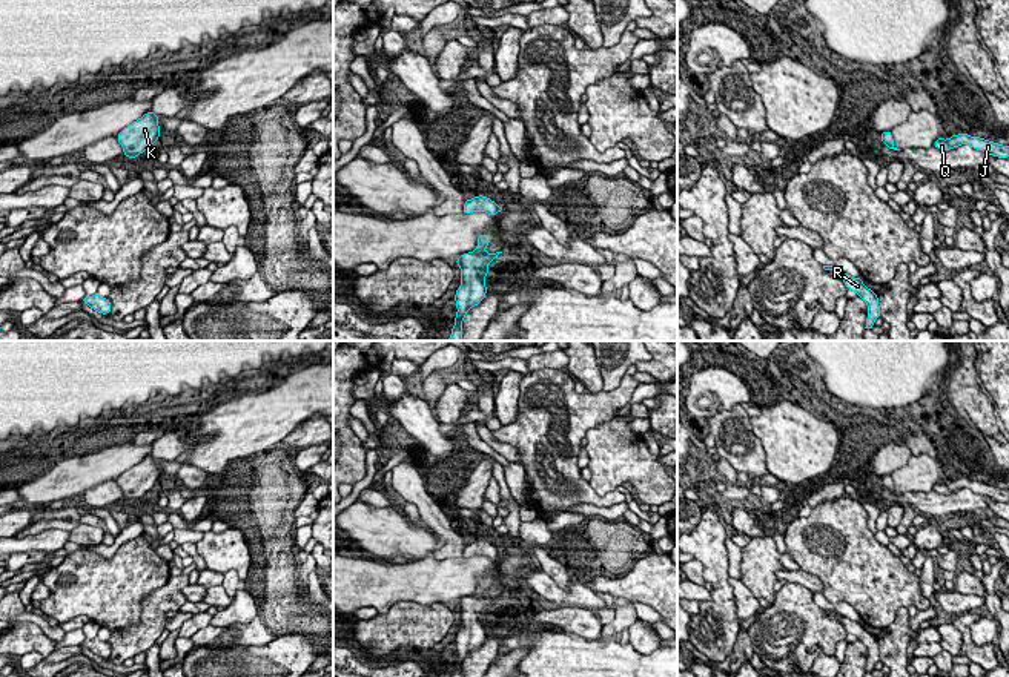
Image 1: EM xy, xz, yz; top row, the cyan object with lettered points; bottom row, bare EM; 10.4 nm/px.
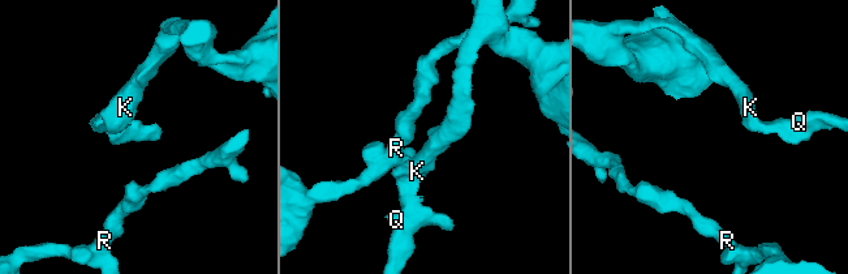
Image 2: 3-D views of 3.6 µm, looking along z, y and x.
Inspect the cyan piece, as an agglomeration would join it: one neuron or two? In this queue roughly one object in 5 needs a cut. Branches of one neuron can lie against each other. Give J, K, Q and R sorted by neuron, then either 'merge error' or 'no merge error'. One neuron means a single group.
groups J K Q R; no merge error

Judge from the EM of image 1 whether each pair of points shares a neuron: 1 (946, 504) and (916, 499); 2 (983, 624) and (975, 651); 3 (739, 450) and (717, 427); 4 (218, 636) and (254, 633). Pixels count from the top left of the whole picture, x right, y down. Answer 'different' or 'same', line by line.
1: same
2: different
3: same
4: same

